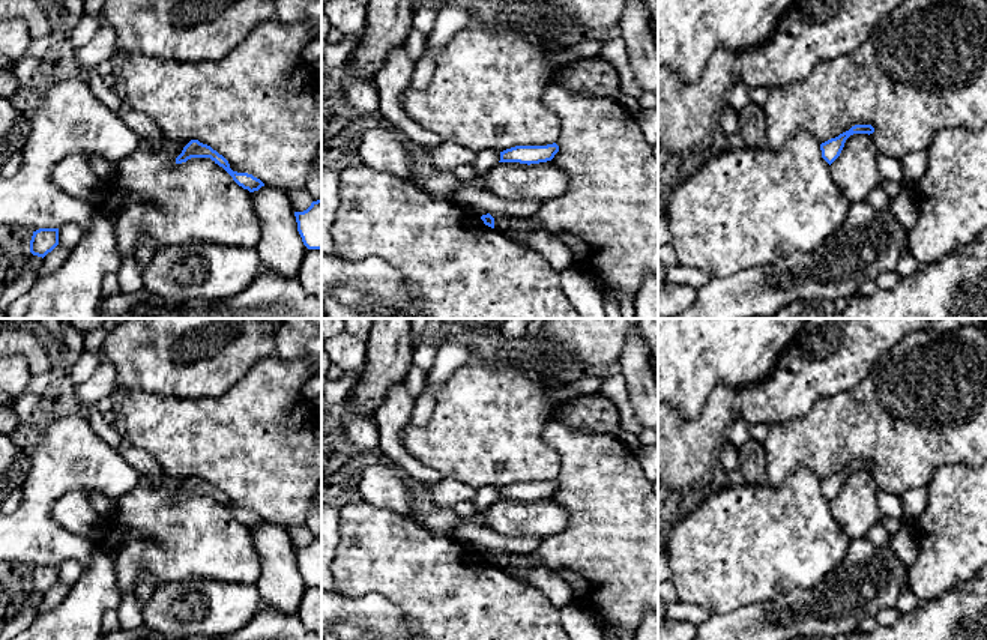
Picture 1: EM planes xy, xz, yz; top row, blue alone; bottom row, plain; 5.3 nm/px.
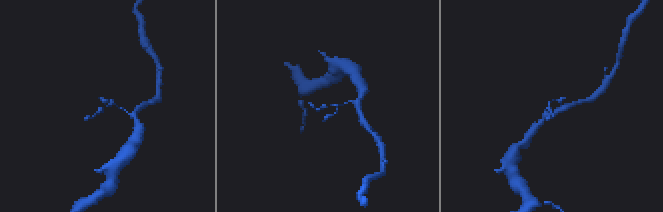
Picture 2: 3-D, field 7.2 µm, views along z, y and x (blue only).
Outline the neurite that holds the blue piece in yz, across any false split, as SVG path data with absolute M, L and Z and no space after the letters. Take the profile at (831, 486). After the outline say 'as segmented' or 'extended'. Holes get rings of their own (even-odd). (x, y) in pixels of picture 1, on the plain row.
M855 461L849 467L840 470L820 481L822 494L831 502L841 490L846 476L853 470L873 470L874 464L871 461Z | as segmented

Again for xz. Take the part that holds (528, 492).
M556 479L547 482L515 482L500 488L499 499L520 499L520 500L539 500L554 494L559 488Z | as segmented

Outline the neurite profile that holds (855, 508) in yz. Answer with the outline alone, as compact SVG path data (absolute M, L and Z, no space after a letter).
M853 470L831 500L831 514L850 539L865 538L880 521L877 494L879 487L870 472Z

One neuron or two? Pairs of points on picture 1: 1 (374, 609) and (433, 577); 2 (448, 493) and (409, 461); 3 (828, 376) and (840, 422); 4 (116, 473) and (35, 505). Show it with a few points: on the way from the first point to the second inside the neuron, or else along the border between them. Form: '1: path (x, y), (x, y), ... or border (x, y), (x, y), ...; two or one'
1: border (353, 595), (382, 594), (403, 612), (407, 624); two
2: border (443, 476), (425, 484); two
3: border (864, 377), (849, 389), (822, 397), (804, 415); two
4: path (96, 476), (63, 476), (54, 486); one

